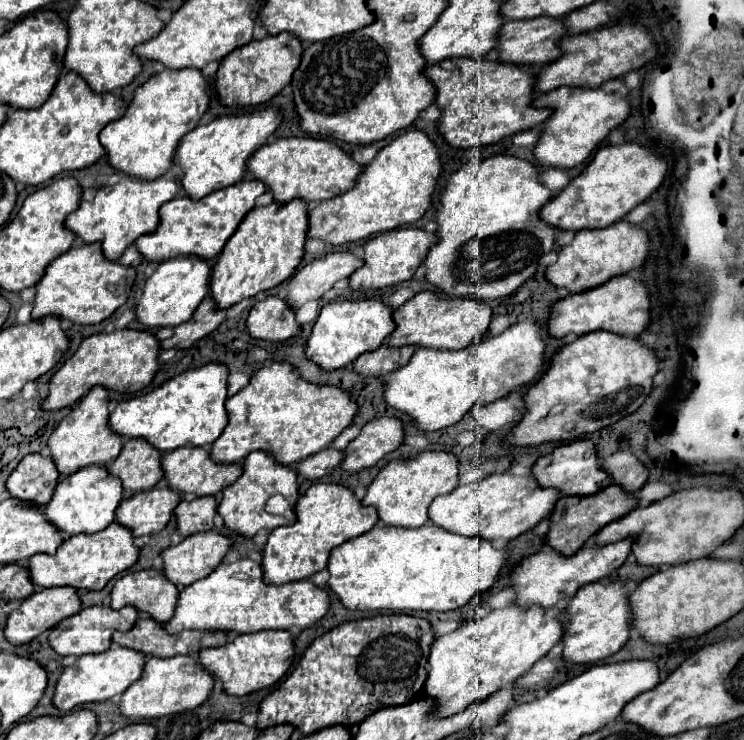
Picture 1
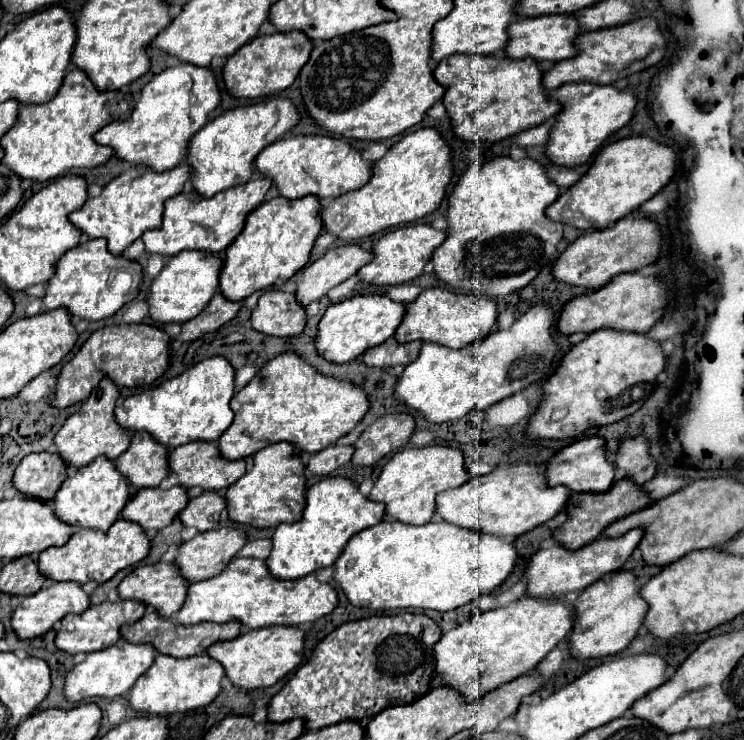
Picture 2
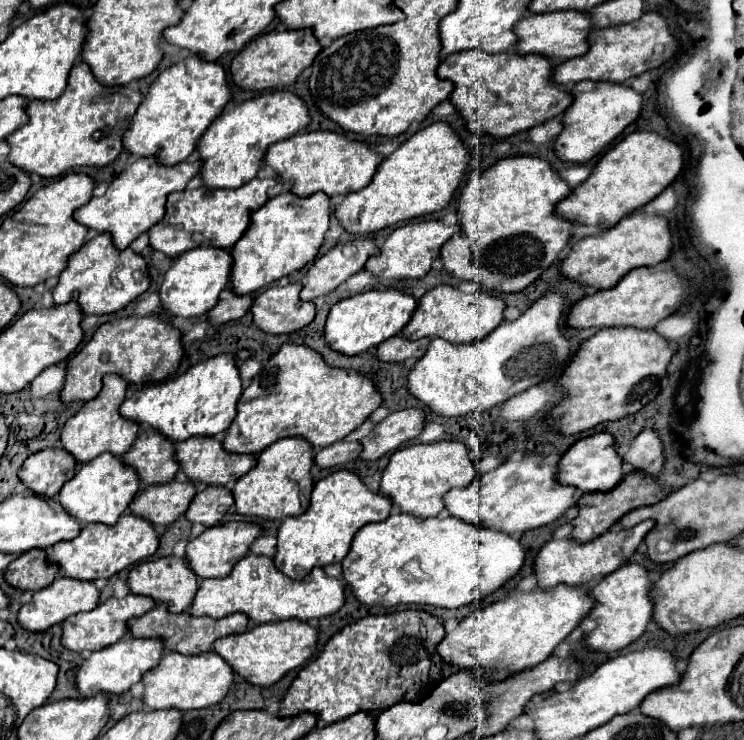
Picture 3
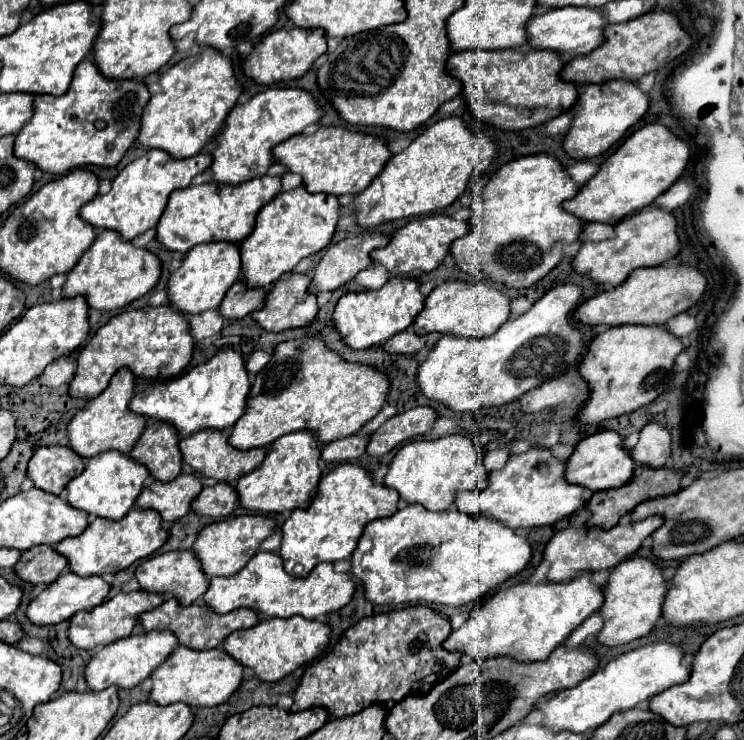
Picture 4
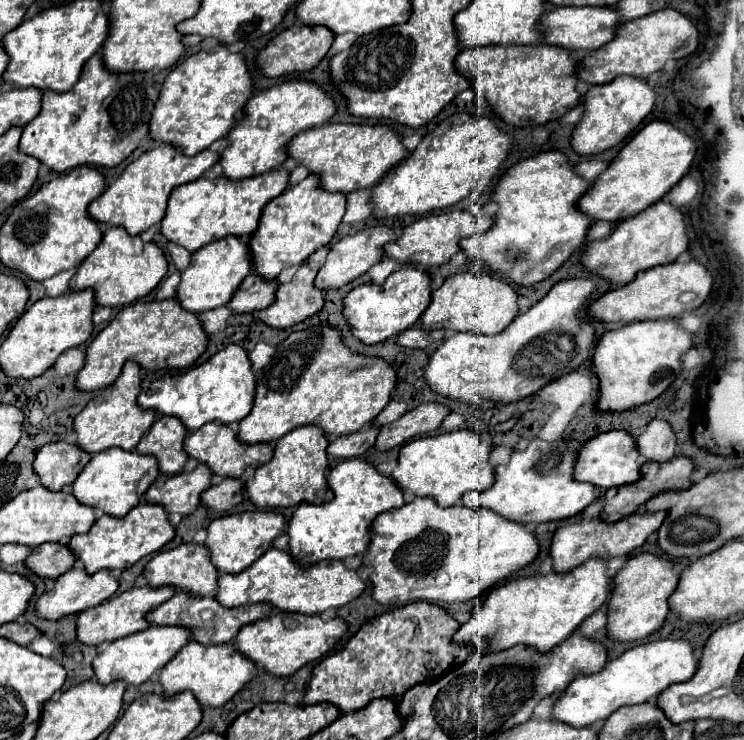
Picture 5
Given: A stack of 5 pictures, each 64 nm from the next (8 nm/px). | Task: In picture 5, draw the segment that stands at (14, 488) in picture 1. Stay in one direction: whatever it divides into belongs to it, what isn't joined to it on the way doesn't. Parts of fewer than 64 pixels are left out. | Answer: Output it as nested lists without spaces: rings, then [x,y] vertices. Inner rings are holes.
[[[52,442],[38,450],[34,470],[46,488],[58,492],[76,480],[90,458],[92,454],[76,448],[76,444]]]

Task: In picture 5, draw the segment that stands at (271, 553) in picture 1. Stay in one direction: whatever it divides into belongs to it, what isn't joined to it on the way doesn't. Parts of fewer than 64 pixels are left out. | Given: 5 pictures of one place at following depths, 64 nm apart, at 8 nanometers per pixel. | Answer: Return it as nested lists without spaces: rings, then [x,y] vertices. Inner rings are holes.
[[[348,458],[336,464],[328,474],[328,484],[334,492],[330,502],[300,504],[288,522],[288,550],[304,564],[364,554],[368,550],[368,536],[372,536],[372,520],[386,510],[404,506],[404,492],[396,488],[396,482],[380,474],[374,464],[360,458]]]

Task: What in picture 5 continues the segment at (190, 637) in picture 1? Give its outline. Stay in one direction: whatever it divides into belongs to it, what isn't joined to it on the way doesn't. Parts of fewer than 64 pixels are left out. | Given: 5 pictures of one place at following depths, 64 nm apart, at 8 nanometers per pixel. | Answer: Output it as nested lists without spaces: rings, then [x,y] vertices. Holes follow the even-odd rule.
[[[180,590],[170,600],[160,604],[158,608],[150,610],[148,622],[160,624],[160,626],[188,626],[194,632],[192,634],[194,640],[202,642],[204,646],[210,646],[210,644],[232,642],[238,636],[242,626],[252,624],[270,614],[272,614],[272,604],[248,604],[248,606],[240,606],[240,608],[224,608],[224,606],[220,606],[220,602],[214,596],[198,598],[198,596],[192,596],[190,592]]]

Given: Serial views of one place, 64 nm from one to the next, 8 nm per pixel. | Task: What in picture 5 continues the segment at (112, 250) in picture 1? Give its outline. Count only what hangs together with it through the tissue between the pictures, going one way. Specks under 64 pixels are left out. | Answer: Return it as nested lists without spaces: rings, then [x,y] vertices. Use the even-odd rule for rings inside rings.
[[[162,144],[154,150],[144,152],[138,160],[130,162],[120,178],[90,204],[88,214],[96,218],[96,222],[124,226],[128,234],[136,236],[164,218],[168,196],[176,186],[200,178],[208,168],[216,164],[216,160],[220,160],[220,154],[212,150],[204,150],[196,156],[184,156],[184,152],[176,152],[176,148],[172,148],[170,144]]]

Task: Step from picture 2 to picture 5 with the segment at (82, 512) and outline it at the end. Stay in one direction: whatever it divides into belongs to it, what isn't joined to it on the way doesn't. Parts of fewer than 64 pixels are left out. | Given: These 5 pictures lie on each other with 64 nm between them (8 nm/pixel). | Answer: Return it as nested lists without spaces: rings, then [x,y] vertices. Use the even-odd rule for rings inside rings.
[[[110,448],[92,456],[92,460],[72,484],[72,492],[82,504],[100,508],[110,516],[126,516],[144,500],[146,488],[158,478],[158,474],[158,460],[152,454],[136,454],[134,450],[128,452],[122,448]]]

